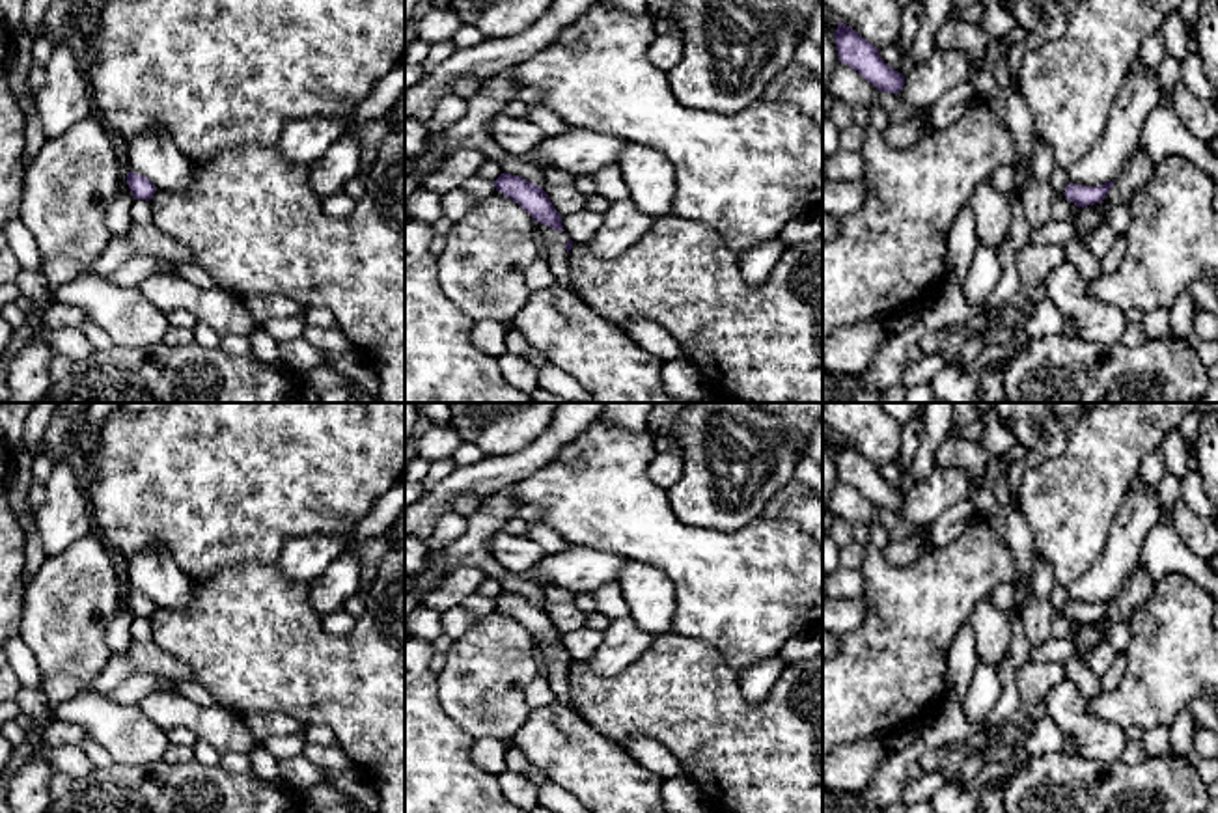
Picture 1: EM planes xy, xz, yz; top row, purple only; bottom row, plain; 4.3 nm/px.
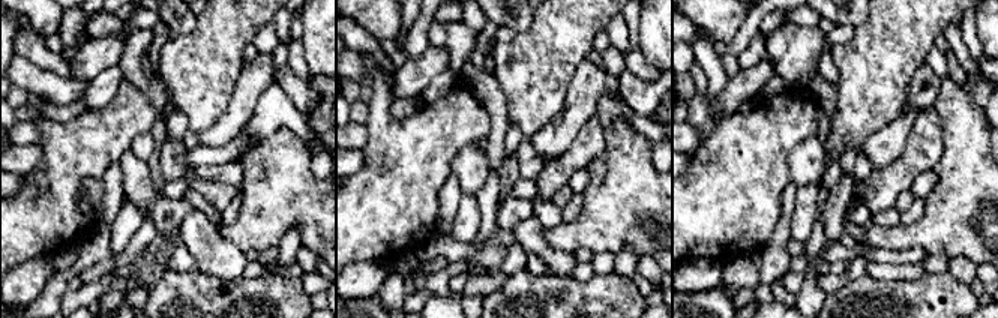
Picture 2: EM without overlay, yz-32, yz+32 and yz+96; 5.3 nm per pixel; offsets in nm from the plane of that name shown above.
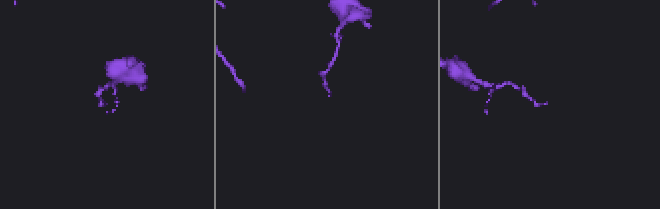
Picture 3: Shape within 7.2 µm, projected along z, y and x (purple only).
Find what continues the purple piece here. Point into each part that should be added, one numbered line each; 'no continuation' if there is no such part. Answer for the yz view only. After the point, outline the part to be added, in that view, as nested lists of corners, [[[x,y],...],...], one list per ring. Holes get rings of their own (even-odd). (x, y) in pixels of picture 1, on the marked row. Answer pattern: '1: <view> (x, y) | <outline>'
no continuation

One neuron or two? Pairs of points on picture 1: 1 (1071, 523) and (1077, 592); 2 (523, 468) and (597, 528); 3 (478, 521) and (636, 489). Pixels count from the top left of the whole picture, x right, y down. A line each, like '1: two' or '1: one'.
1: two
2: two
3: two

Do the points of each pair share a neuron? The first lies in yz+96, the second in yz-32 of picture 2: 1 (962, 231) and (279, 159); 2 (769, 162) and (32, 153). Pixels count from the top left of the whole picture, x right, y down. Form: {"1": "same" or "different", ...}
{"1": "same", "2": "different"}

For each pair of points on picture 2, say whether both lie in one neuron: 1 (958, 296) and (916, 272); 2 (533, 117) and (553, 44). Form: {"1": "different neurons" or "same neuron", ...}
{"1": "different neurons", "2": "same neuron"}

